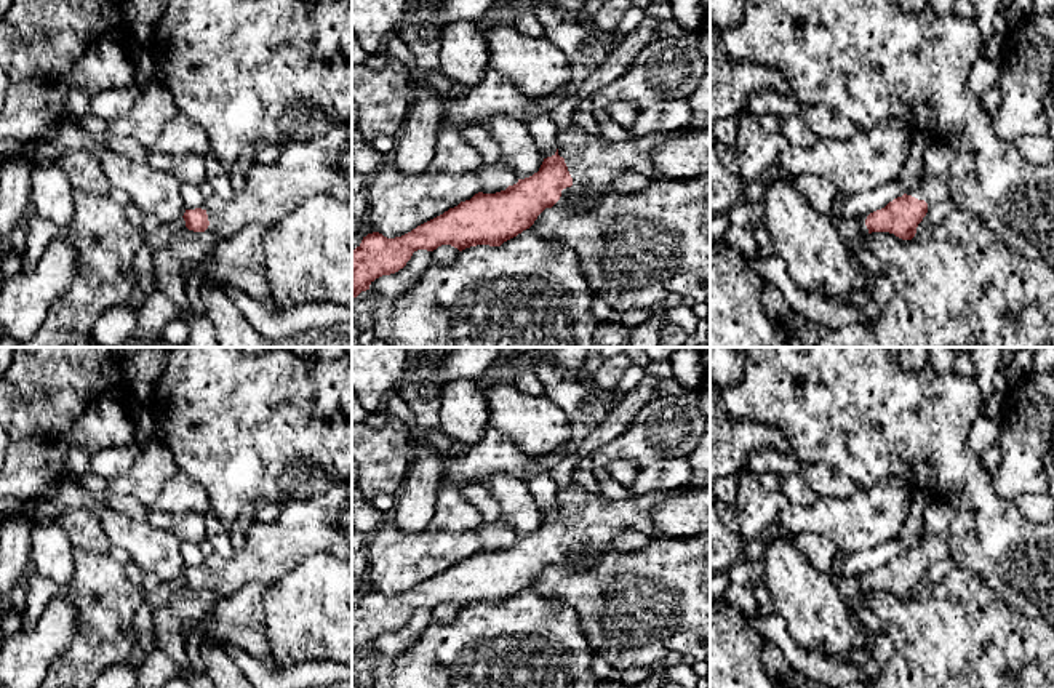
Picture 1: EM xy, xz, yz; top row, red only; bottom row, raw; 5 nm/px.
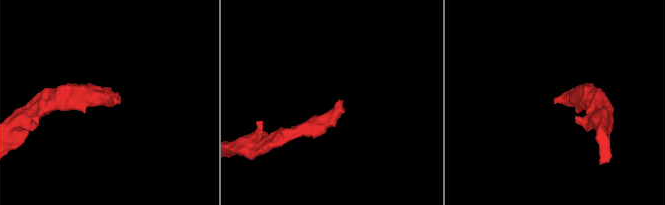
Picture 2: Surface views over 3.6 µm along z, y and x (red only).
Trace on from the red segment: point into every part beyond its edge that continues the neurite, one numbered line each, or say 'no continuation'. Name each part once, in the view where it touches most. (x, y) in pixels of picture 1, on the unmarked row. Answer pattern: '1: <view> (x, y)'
1: xz (594, 520)

